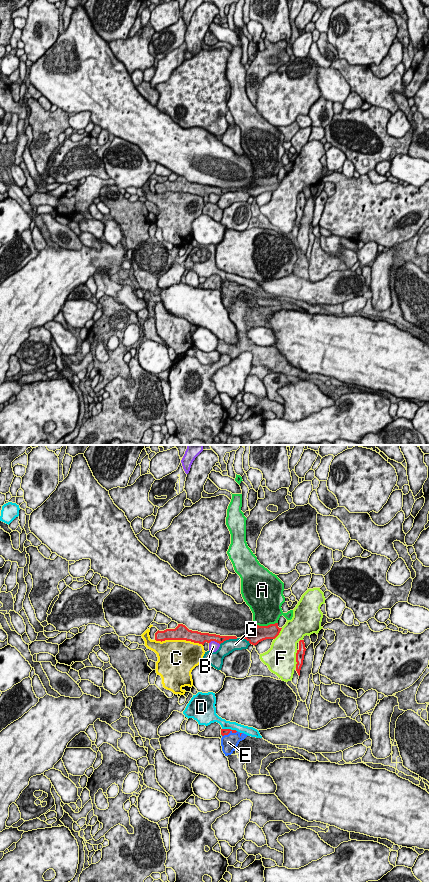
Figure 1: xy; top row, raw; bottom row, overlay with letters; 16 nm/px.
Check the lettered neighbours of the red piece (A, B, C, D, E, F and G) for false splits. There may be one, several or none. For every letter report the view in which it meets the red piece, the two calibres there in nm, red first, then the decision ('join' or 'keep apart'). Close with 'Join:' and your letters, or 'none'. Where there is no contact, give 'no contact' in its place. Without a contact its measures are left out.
A: xy | 240/460 nm | keep apart
B: xy | 180/160 nm | keep apart
C: xy | 240/480 nm | keep apart
D: xy | 100/130 nm | keep apart
E: xy | 100/260 nm | join
F: xy | 130/480 nm | keep apart
G: xy | 130/220 nm | keep apart
Join: E

